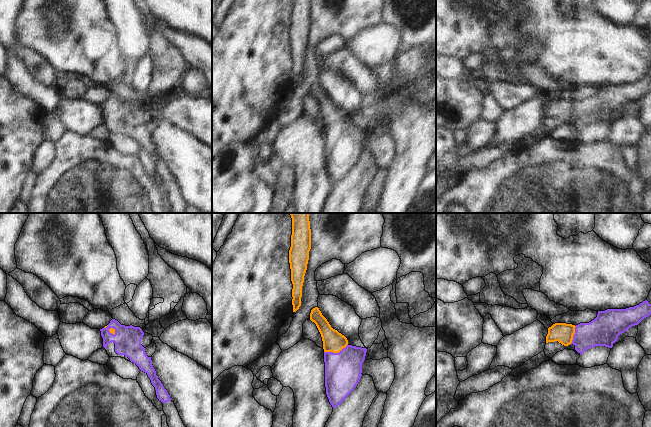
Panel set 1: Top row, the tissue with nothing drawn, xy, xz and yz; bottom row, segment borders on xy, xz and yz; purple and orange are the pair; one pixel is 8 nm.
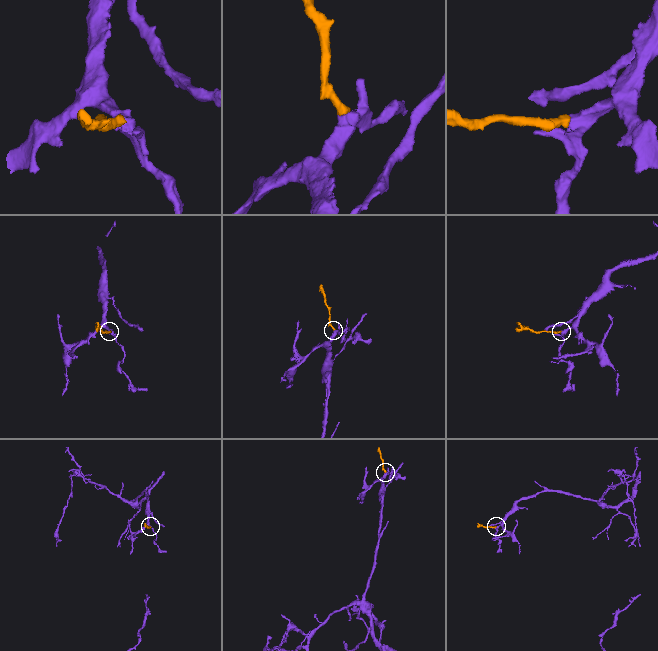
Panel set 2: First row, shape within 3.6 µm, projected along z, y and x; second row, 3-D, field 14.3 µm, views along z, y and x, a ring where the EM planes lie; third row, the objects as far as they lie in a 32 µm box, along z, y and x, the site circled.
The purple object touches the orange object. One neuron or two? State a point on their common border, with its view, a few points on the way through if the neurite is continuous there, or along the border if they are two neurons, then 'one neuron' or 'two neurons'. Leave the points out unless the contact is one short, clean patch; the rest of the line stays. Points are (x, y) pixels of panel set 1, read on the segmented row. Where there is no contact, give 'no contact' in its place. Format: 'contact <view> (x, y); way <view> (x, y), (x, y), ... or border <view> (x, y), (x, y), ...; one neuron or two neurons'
contact xz (335, 353); way xz (343, 370), (343, 362), (335, 353), (333, 341); one neuron

